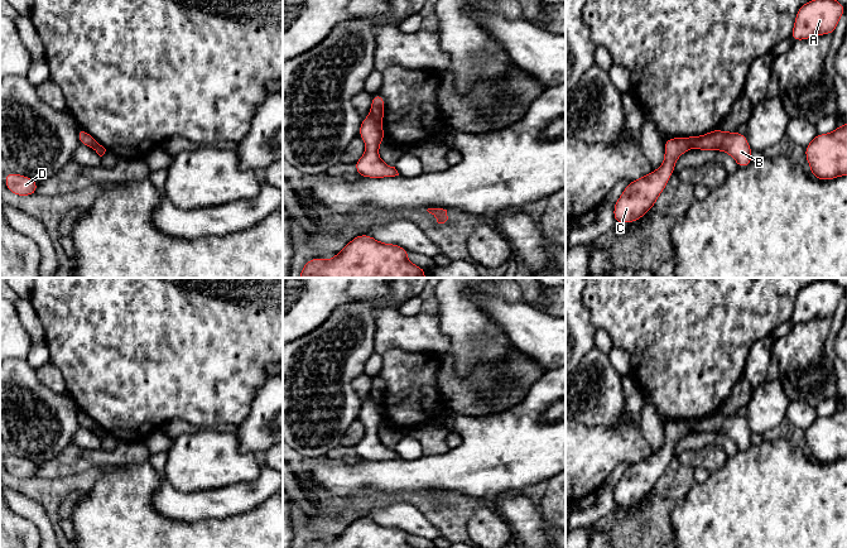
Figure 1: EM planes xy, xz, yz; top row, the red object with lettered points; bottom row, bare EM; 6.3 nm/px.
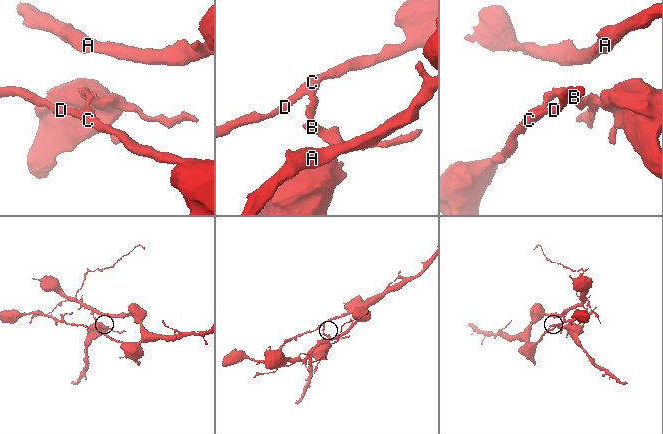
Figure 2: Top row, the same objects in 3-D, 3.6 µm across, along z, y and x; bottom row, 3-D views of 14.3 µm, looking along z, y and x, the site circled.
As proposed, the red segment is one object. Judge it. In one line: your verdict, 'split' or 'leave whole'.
split

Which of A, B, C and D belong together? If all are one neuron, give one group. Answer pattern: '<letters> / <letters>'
A C D / B

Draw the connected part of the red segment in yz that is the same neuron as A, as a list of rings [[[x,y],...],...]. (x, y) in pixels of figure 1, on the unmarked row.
[[[833,280],[810,283],[799,290],[790,321],[795,325],[833,317],[844,294],[846,289]]]

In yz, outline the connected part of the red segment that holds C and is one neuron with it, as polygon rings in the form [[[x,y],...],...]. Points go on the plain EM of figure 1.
[[[684,419],[664,424],[665,441],[658,453],[631,463],[613,489],[616,506],[635,505],[649,495],[674,456],[678,441],[692,429]]]

